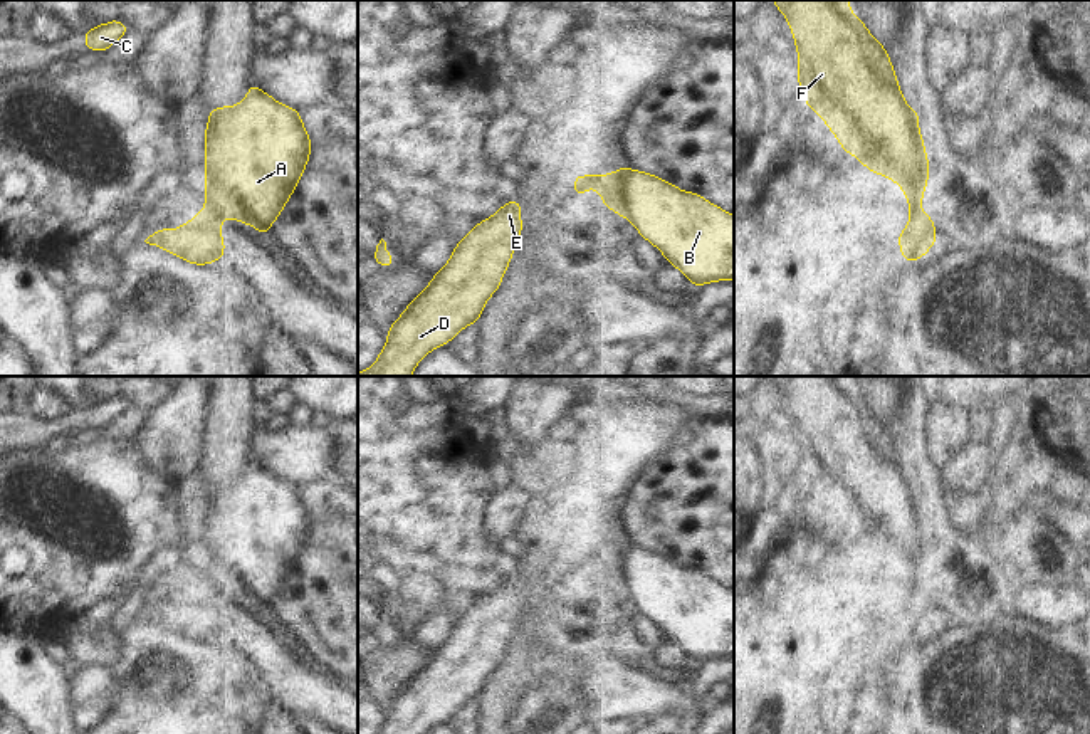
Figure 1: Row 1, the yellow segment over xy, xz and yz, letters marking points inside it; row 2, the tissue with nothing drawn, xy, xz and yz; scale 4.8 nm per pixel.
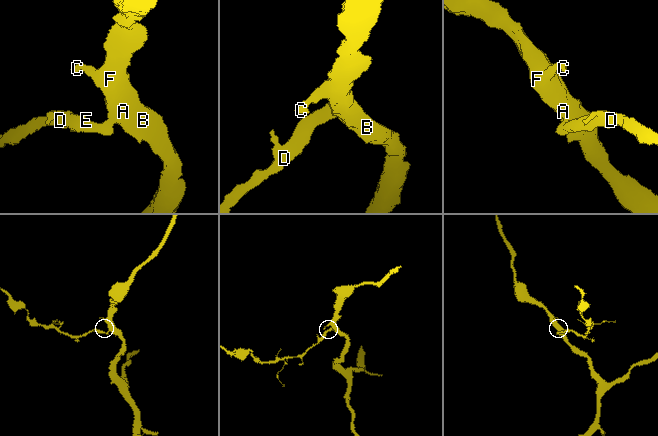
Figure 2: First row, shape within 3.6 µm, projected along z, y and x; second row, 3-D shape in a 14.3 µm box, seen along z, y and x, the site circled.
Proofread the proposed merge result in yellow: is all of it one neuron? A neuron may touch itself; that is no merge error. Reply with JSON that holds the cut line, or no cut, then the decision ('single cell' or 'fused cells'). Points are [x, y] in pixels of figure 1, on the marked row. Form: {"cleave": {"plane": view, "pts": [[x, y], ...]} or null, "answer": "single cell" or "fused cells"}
{"cleave": {"plane": "xy", "pts": [[205, 207], [222, 217]]}, "answer": "fused cells"}

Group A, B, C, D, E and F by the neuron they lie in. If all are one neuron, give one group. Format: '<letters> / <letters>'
A B C F / D E

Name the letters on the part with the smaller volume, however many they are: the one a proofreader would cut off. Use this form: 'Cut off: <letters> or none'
Cut off: D, E

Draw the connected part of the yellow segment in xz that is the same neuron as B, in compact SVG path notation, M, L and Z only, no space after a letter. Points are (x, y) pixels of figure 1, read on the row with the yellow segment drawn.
M628 166L591 175L601 203L626 218L694 287L734 280L734 215L697 191L684 191Z

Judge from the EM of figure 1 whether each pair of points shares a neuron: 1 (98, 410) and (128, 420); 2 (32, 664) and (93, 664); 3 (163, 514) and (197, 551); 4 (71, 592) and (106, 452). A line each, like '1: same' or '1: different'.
1: different
2: different
3: different
4: same

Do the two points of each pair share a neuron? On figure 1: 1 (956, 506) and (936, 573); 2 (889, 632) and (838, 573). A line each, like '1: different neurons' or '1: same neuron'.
1: different neurons
2: different neurons

